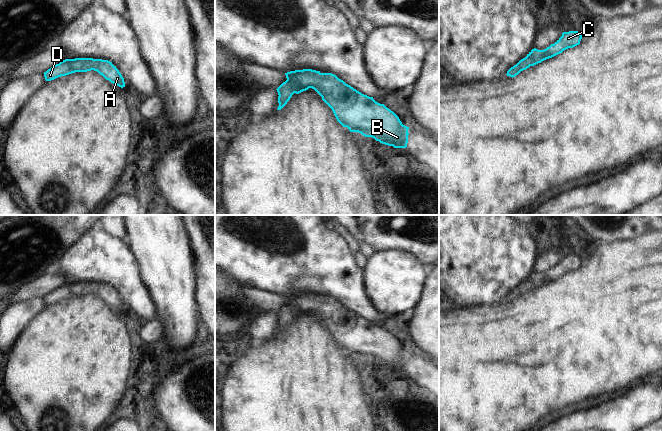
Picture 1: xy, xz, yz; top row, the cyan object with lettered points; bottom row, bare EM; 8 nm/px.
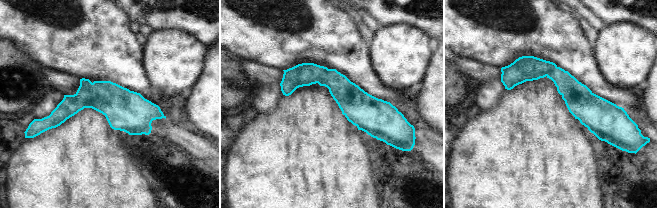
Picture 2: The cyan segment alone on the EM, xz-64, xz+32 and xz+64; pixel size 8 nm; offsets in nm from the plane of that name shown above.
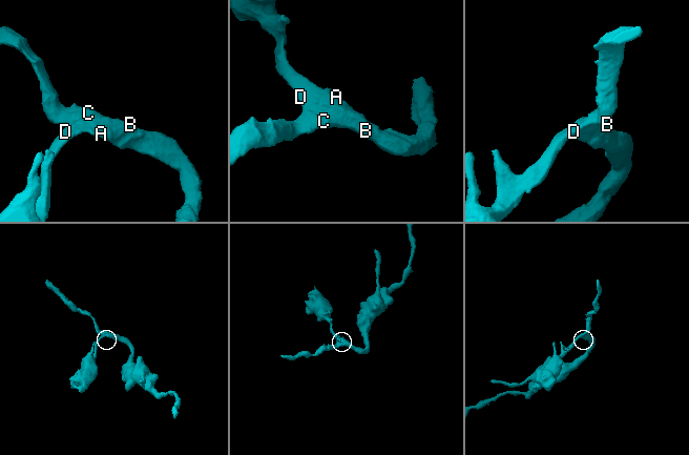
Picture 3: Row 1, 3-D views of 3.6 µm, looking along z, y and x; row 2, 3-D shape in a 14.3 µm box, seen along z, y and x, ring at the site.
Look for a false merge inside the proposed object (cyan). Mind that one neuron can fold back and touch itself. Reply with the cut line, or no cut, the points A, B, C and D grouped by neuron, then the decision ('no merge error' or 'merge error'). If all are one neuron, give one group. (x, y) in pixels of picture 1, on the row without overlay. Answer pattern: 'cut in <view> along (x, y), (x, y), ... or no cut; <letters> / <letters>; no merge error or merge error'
no cut; A B C D; no merge error

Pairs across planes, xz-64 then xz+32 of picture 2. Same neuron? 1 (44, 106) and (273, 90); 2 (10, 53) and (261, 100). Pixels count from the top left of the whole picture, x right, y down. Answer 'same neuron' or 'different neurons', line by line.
1: same neuron
2: different neurons

